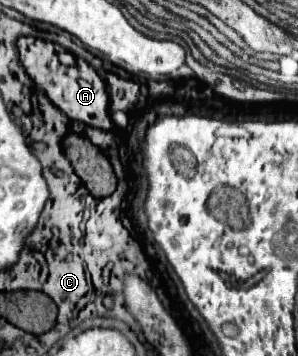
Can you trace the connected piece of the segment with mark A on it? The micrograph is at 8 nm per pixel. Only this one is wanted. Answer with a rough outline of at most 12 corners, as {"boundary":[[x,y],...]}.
{"boundary":[[22,36],[26,74],[68,118],[110,128],[108,92],[82,58]]}

